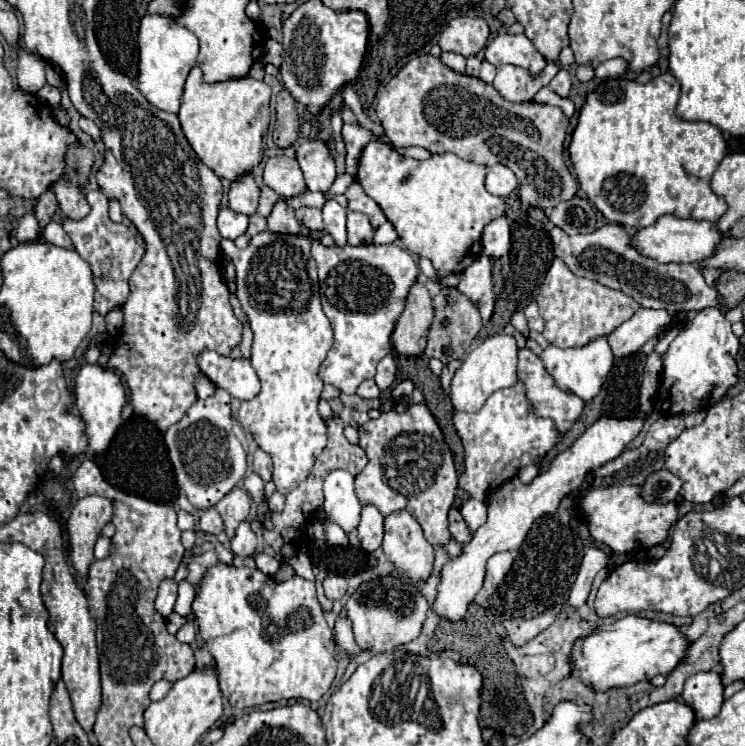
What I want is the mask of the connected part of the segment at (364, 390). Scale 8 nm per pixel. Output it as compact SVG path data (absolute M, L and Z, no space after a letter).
M364 381L356 393L358 393L360 397L374 399L374 397L378 397L378 395L380 395L380 389L378 389L378 385L376 385L374 381Z

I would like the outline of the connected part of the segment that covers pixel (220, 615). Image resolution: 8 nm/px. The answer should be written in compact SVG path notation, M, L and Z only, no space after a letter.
M214 565L200 581L200 593L192 603L198 629L206 641L220 675L220 691L232 707L250 709L272 701L302 699L316 703L332 685L336 675L336 643L322 607L316 599L316 587L298 575L278 583L272 577L250 567Z

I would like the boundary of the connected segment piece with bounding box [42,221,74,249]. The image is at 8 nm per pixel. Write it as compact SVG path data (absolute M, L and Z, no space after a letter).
M50 221L48 225L44 225L42 237L44 237L48 243L58 245L58 247L68 247L68 249L74 247L72 241L70 241L70 237L64 233L64 229L62 229L62 225L60 225L58 221Z

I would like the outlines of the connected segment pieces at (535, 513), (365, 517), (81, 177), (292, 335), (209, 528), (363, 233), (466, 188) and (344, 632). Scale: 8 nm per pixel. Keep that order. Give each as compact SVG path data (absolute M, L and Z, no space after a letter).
M648 353L646 363L644 363L644 381L642 381L642 389L640 389L640 409L634 419L624 419L624 421L598 419L592 427L588 427L584 431L584 435L578 441L574 441L574 445L570 449L556 455L556 459L550 463L550 469L546 473L538 475L530 485L524 485L524 483L520 483L518 477L514 477L512 481L506 481L492 493L490 503L488 503L486 523L478 531L474 531L472 539L462 547L462 555L454 557L452 561L448 561L442 567L436 601L432 603L432 611L436 617L448 619L452 623L462 621L466 615L466 609L474 600L474 595L482 589L488 557L492 557L498 551L518 549L522 545L528 529L532 527L534 519L538 519L540 515L546 515L546 513L554 513L560 499L584 483L586 471L602 467L604 463L616 459L626 449L626 445L640 433L640 429L644 425L644 415L652 411L652 399L660 385L660 373L662 373L660 355Z
M364 505L362 507L362 519L358 525L358 539L362 543L362 549L366 551L376 551L382 545L382 513L374 505Z
M76 141L68 145L64 161L66 161L64 179L56 181L52 187L56 191L56 199L62 207L62 213L66 217L80 219L80 217L86 217L90 211L84 185L88 183L88 177L92 173L94 153L80 141Z
M264 231L250 239L246 249L238 249L234 241L222 239L222 251L232 259L236 267L236 297L248 315L250 327L254 331L252 341L252 367L256 369L262 391L252 401L242 401L238 421L244 429L248 429L258 447L264 449L274 463L274 483L276 491L288 495L294 491L304 477L310 473L316 457L322 453L326 445L326 425L318 413L318 401L322 393L322 379L318 369L332 347L332 325L326 319L322 305L320 305L320 291L318 291L318 273L316 261L310 255L312 237L306 233L288 235L288 233L272 233Z
M214 507L202 511L202 515L200 515L200 529L202 529L204 533L212 533L212 535L218 535L218 533L224 531L222 517L218 515L218 511L216 511Z
M348 211L348 245L368 245L372 243L374 233L376 227L370 223L368 215Z
M372 141L362 151L356 181L380 205L404 247L432 261L438 273L436 283L440 283L444 275L458 273L480 257L482 229L492 219L504 215L504 199L486 191L484 177L484 165L464 161L452 153L418 161L400 157L384 143Z
M344 613L338 615L334 633L336 633L336 643L344 649L344 653L346 653L350 659L356 657L356 655L362 651L362 649L356 645L356 641L354 641L354 635L352 635L352 621L348 619L348 615L344 615Z

